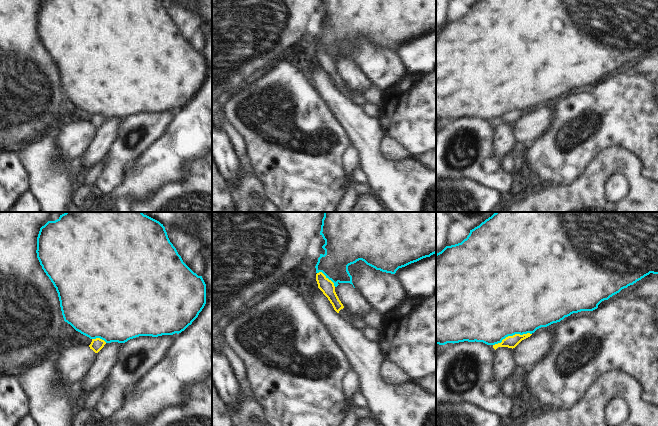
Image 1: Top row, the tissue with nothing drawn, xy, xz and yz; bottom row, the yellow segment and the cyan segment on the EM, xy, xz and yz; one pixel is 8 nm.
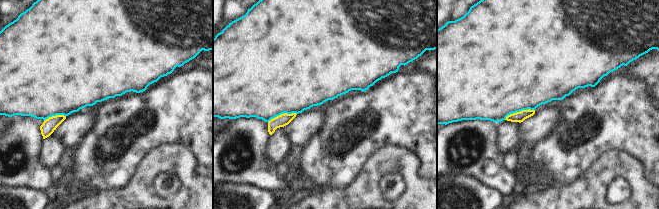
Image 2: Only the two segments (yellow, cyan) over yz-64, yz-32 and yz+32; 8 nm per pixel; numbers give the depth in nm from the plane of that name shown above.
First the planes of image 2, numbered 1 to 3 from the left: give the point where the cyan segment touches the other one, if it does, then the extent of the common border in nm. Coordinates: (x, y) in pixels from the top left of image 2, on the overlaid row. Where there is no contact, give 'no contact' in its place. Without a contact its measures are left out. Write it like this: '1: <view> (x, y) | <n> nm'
1: yz-64 (54, 116) | 180 nm
2: yz-32 (282, 114) | 240 nm
3: yz+32 (520, 111) | 260 nm

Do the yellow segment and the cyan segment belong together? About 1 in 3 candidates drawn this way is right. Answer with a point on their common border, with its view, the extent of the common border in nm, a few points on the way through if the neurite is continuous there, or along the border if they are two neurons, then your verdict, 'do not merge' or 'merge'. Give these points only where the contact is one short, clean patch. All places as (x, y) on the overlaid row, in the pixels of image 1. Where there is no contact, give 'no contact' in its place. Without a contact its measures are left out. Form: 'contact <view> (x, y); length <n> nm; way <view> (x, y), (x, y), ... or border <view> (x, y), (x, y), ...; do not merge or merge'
contact yz (513, 335); length 320 nm; border yz (531, 333), (508, 335), (493, 345); do not merge

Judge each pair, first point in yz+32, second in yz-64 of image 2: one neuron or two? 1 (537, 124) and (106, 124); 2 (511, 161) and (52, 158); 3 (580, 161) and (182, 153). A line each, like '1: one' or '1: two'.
1: two
2: two
3: two

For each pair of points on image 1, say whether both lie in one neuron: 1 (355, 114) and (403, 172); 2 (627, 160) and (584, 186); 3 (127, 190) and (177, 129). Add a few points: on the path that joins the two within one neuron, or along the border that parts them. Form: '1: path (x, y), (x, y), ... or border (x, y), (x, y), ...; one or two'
1: path (362, 131), (365, 134), (368, 149), (386, 167); one
2: path (616, 160), (609, 161), (595, 175); one
3: path (142, 175), (173, 144); one

